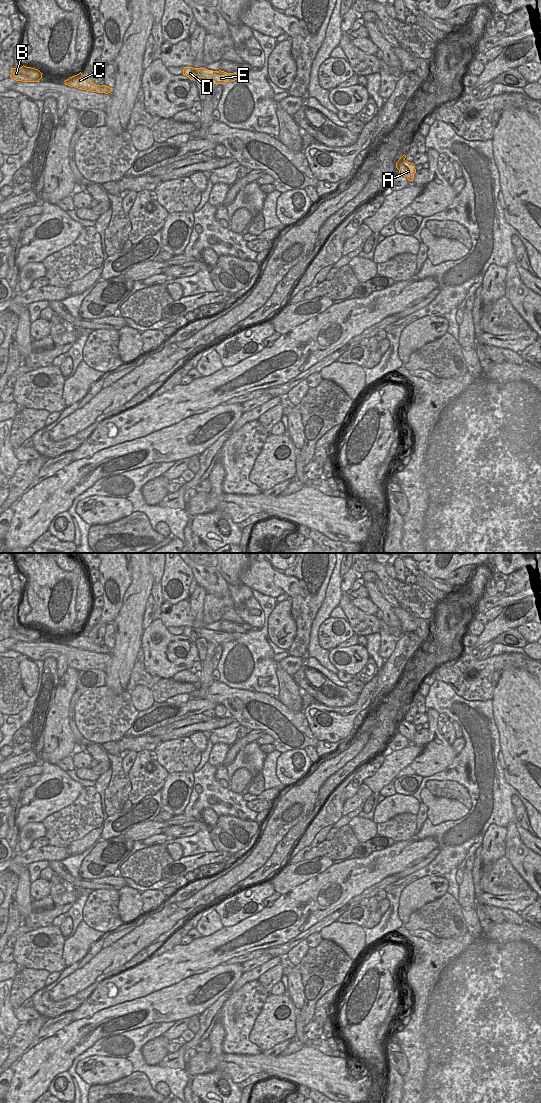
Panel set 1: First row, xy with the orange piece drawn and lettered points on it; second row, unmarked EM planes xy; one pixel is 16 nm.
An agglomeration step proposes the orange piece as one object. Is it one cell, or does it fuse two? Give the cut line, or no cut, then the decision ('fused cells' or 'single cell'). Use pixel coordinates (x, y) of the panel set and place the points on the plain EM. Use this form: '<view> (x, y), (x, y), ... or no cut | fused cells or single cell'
no cut | single cell

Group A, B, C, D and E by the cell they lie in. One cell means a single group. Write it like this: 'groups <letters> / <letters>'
groups A B C D E

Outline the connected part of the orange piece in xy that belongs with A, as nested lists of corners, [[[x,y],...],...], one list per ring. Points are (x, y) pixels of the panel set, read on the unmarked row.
[[[404,714],[397,722],[396,728],[399,733],[406,737],[409,741],[413,741],[414,734],[416,733],[415,725],[405,720],[406,715]]]

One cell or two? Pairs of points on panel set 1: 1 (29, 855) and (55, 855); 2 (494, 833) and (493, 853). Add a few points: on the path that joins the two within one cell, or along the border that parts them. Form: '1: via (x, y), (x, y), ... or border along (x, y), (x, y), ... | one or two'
1: via (35, 855), (49, 855) | one
2: via (494, 838), (493, 848) | one

